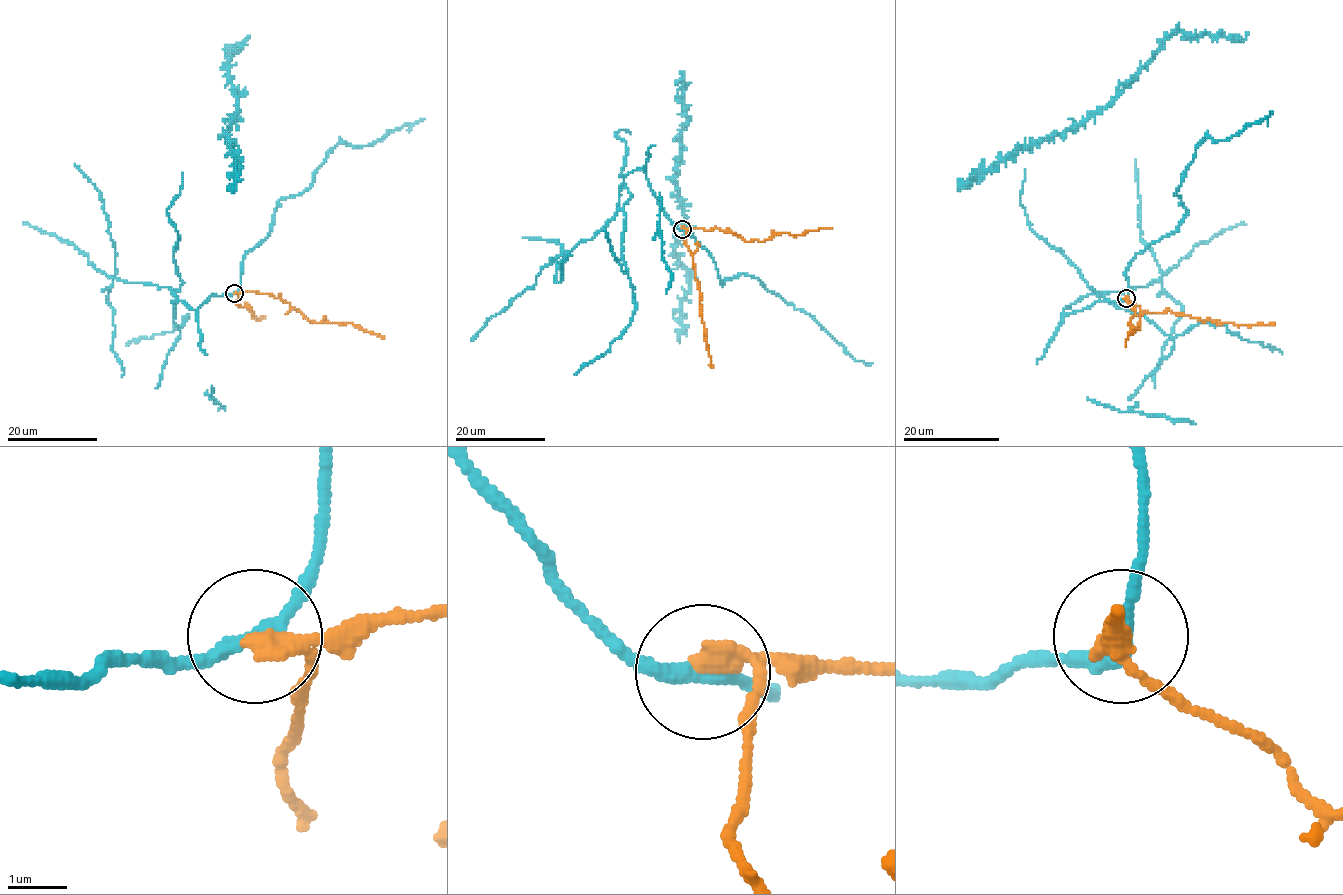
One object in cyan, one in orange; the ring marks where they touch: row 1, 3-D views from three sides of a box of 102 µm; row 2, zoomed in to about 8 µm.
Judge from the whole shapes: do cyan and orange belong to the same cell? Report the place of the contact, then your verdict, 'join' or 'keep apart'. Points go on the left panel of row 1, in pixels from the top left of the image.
place (234, 293); keep apart

